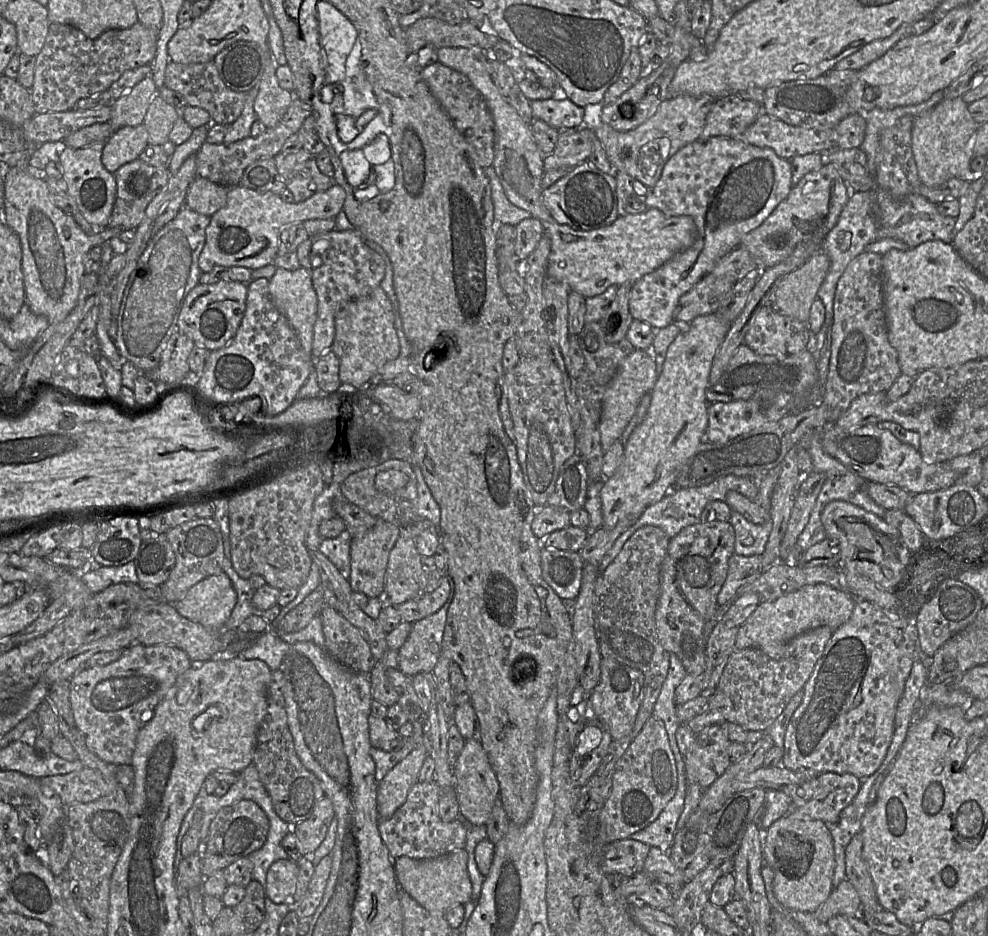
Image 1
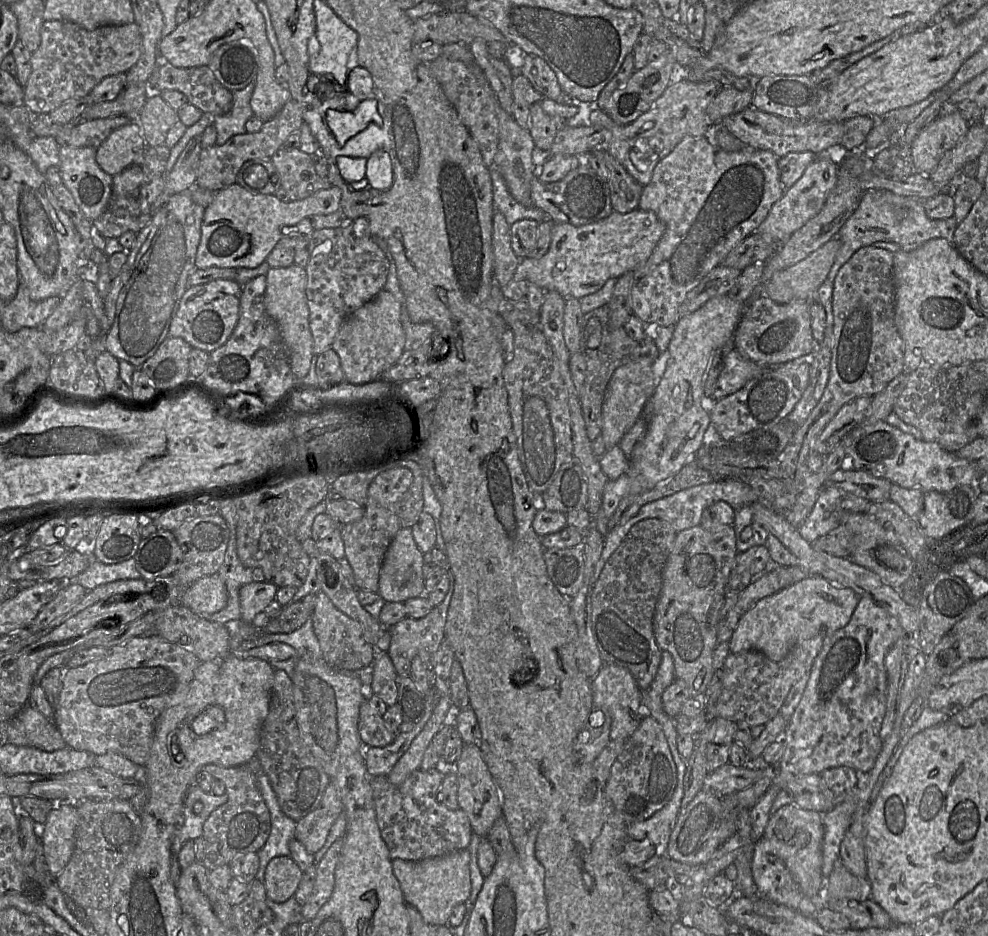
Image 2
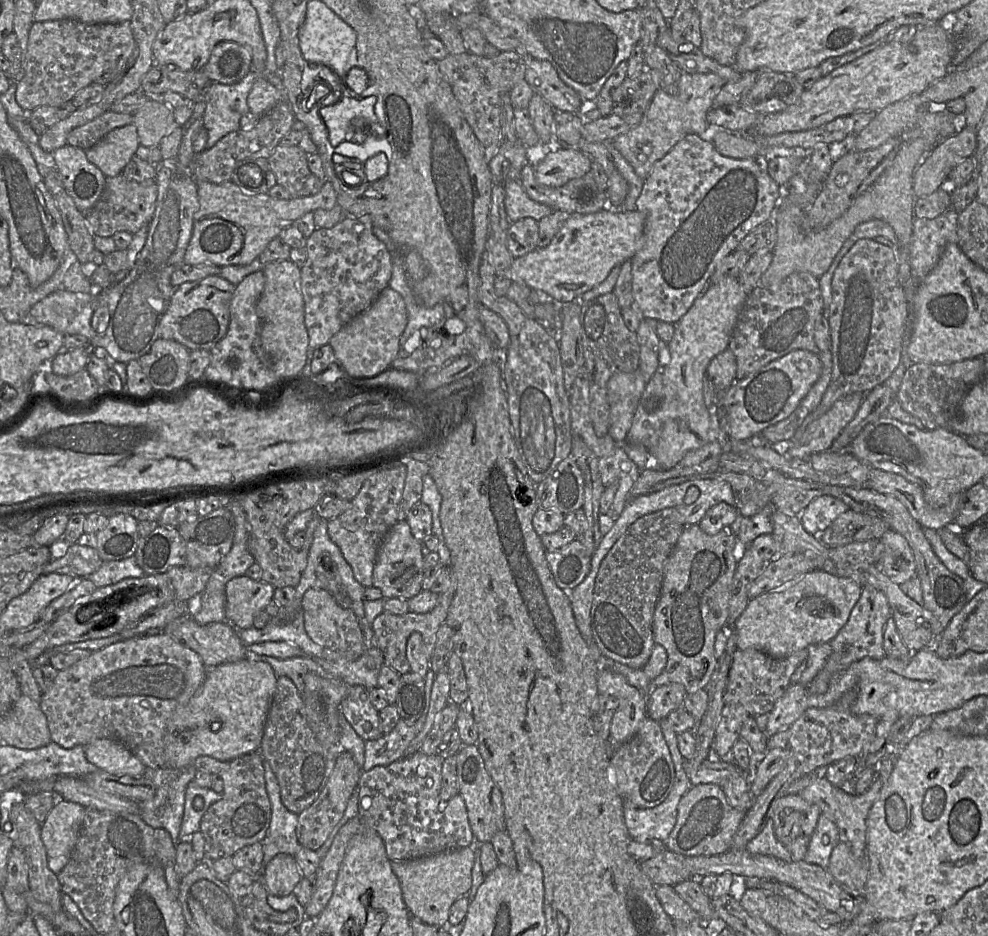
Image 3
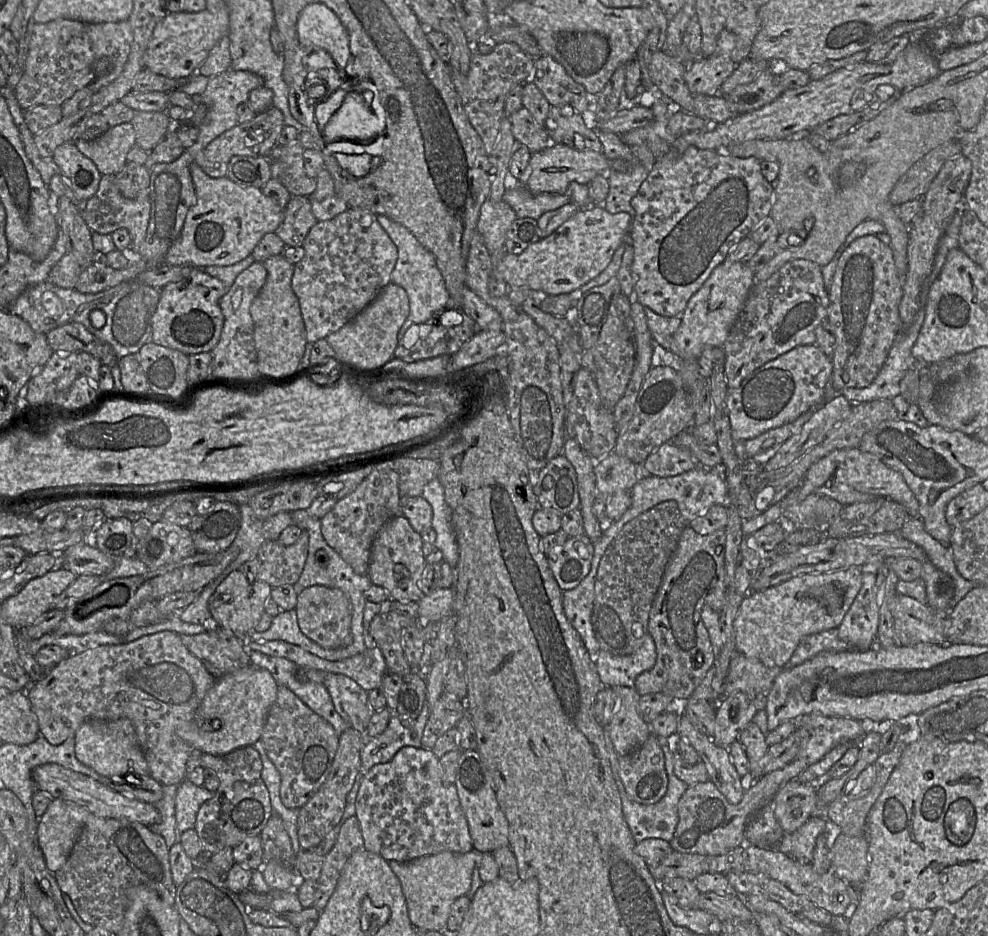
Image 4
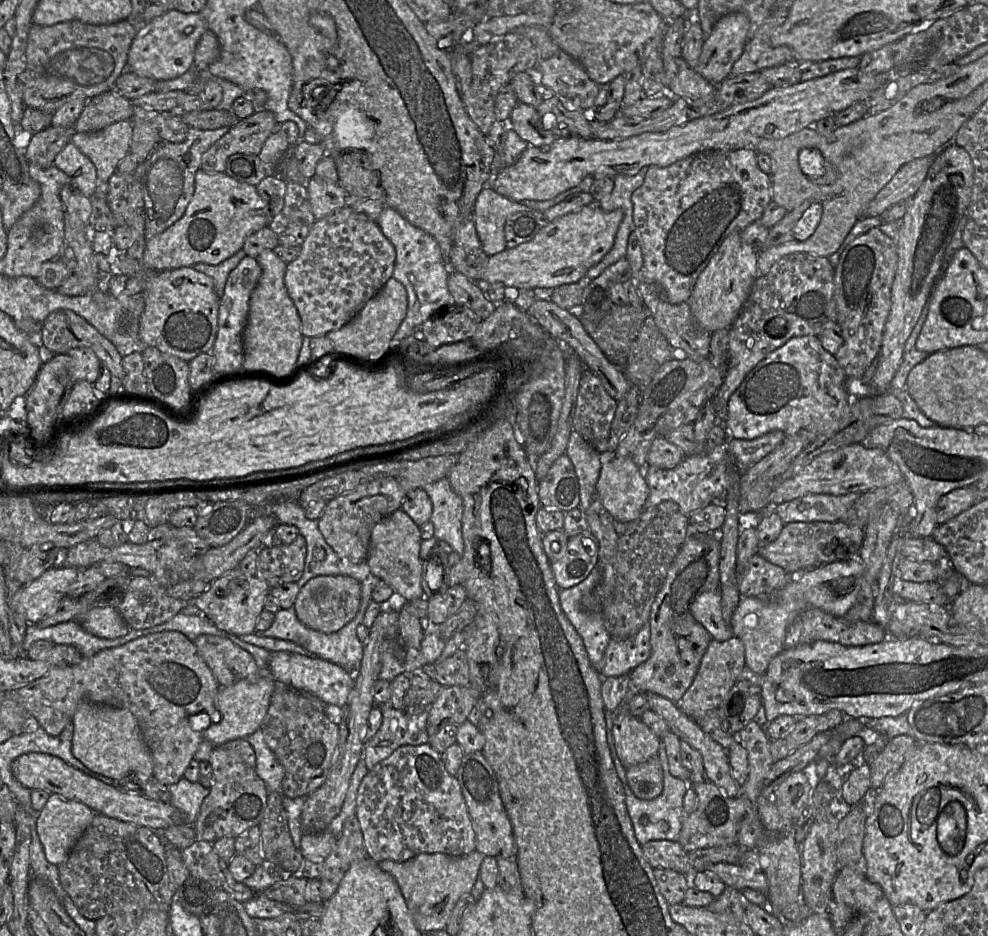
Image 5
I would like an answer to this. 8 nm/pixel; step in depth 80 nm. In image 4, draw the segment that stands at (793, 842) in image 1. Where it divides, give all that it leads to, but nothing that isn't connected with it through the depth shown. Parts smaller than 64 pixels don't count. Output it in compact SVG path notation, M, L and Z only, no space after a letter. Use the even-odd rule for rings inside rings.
M797 779L791 780L773 799L775 818L785 832L792 833L811 817L816 801L815 788Z

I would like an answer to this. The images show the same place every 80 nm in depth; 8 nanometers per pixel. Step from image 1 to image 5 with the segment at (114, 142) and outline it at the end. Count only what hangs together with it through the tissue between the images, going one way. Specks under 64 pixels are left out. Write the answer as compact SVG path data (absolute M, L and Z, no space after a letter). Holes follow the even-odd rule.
M120 121L98 132L75 132L71 143L92 161L97 178L108 181L129 152L132 130L131 121Z

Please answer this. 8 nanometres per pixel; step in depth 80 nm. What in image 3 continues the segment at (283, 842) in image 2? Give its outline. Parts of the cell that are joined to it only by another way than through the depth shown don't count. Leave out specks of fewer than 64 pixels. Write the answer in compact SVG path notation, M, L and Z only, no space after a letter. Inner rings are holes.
M263 760L266 791L271 804L271 821L263 844L261 871L254 877L263 876L265 866L280 853L294 855L301 848L296 835L298 815L289 811L282 803L280 786L268 761Z

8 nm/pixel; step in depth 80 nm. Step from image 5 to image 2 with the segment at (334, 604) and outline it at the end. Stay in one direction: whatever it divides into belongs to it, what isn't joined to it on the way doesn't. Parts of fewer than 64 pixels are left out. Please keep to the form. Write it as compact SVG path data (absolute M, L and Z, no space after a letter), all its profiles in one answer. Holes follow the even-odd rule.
M319 591L315 595L315 608L311 618L323 661L344 672L356 672L372 665L378 652L366 642L361 625L337 609L324 592Z

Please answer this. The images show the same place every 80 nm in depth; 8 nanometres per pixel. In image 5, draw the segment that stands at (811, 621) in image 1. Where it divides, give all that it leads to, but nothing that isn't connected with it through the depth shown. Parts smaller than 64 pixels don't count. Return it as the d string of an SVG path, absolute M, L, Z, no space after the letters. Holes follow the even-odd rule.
M862 558L839 560L798 571L787 584L770 598L742 597L735 610L731 627L745 650L746 666L764 674L770 661L785 649L787 630L797 616L808 608L818 608L834 617L844 617L854 605L863 584Z

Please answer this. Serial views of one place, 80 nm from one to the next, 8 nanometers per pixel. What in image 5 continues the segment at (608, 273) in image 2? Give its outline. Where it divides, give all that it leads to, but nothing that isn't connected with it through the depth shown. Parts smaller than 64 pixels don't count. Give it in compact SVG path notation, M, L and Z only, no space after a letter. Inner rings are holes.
M589 205L547 223L531 241L490 256L481 284L502 283L511 292L529 288L554 289L563 284L578 283L612 249L623 216L621 210L606 212L597 205Z

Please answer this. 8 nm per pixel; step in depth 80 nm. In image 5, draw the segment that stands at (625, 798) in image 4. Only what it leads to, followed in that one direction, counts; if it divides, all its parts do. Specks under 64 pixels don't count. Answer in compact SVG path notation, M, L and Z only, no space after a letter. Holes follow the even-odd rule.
M606 735L606 737L614 767L624 788L626 809L631 819L632 826L634 829L634 835L638 843L643 846L647 842L654 840L668 840L672 842L678 841L683 820L683 800L685 793L688 789L689 783L687 781L683 781L679 778L676 778L672 774L668 773L668 760L666 760L667 755L665 755L665 753L661 751L661 749L659 749L658 757L663 770L663 791L658 797L652 800L641 800L637 798L627 784L626 768L624 768L618 758L613 742L613 735ZM660 820L664 820L668 823L669 827L666 832L661 832L657 828L657 822Z

